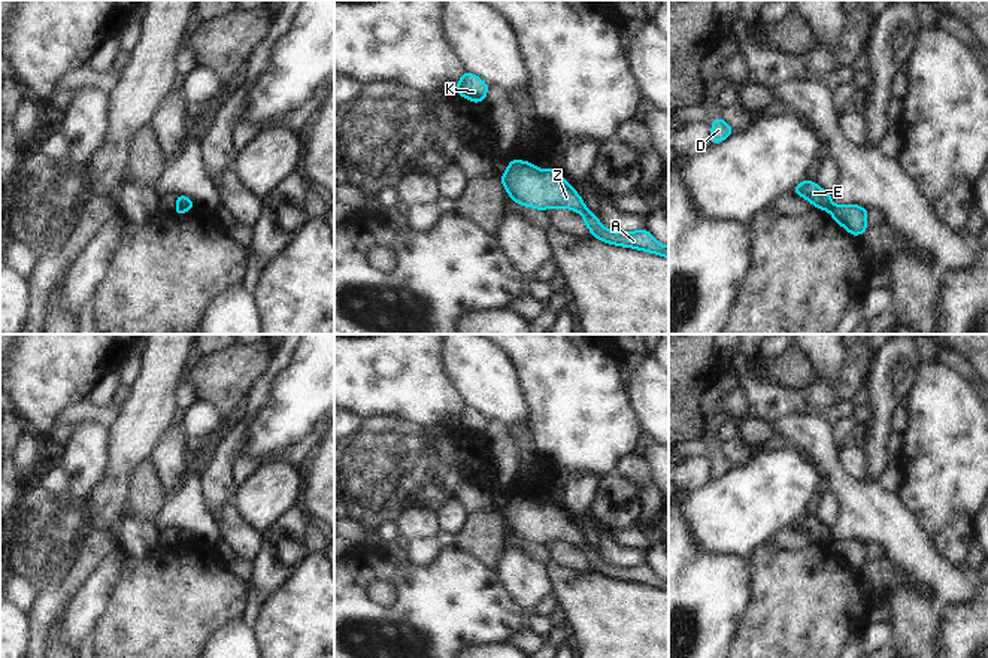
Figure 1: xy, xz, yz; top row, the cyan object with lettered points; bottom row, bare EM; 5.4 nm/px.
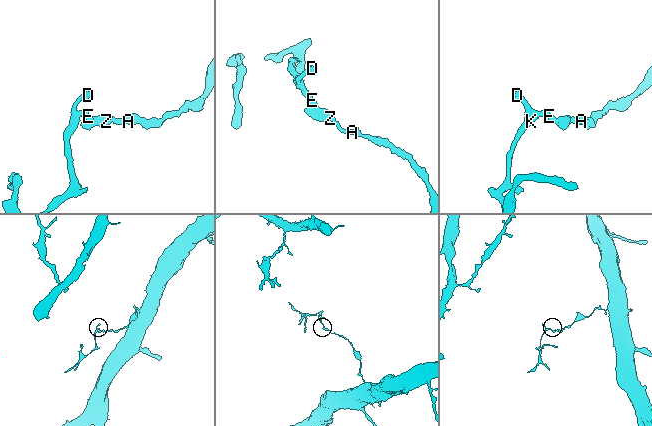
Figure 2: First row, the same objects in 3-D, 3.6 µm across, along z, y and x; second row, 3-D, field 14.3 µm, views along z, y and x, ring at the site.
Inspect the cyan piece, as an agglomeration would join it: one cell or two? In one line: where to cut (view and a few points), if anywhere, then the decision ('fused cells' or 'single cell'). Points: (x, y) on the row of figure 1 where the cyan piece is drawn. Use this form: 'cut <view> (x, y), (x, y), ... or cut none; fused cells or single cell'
cut yz (832, 205), (829, 209); fused cells

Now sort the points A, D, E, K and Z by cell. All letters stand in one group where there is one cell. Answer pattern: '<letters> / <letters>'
A Z / D E K

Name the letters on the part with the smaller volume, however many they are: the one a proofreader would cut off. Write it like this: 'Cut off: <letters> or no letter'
Cut off: D, E, K

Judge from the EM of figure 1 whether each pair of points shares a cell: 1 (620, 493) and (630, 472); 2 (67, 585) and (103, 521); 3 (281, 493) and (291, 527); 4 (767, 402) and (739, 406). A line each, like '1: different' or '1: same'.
1: different
2: different
3: different
4: different

